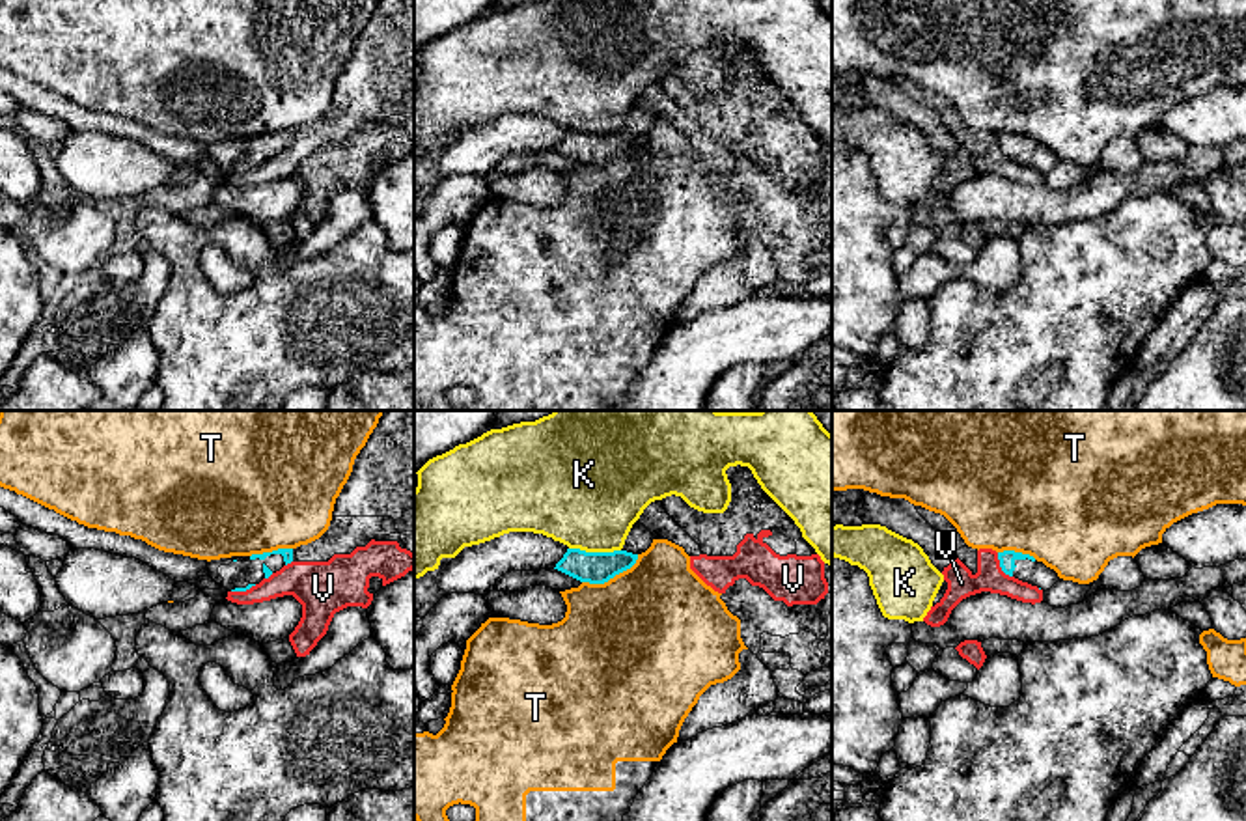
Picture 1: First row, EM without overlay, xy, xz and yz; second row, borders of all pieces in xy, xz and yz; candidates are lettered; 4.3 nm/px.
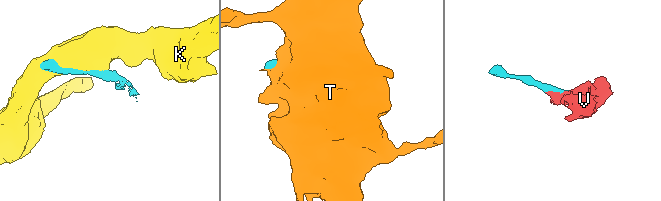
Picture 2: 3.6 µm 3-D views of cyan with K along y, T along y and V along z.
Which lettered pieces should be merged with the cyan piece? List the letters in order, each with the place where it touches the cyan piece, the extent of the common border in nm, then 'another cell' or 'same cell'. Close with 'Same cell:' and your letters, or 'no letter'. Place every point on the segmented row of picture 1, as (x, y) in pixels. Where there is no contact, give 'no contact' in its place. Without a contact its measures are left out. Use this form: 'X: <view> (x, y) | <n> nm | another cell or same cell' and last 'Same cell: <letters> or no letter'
K: xz (595, 553) | 220 nm | another cell
T: xz (612, 577) | 280 nm | another cell
V: yz (1000, 566) | 130 nm | another cell
Same cell: no letter

